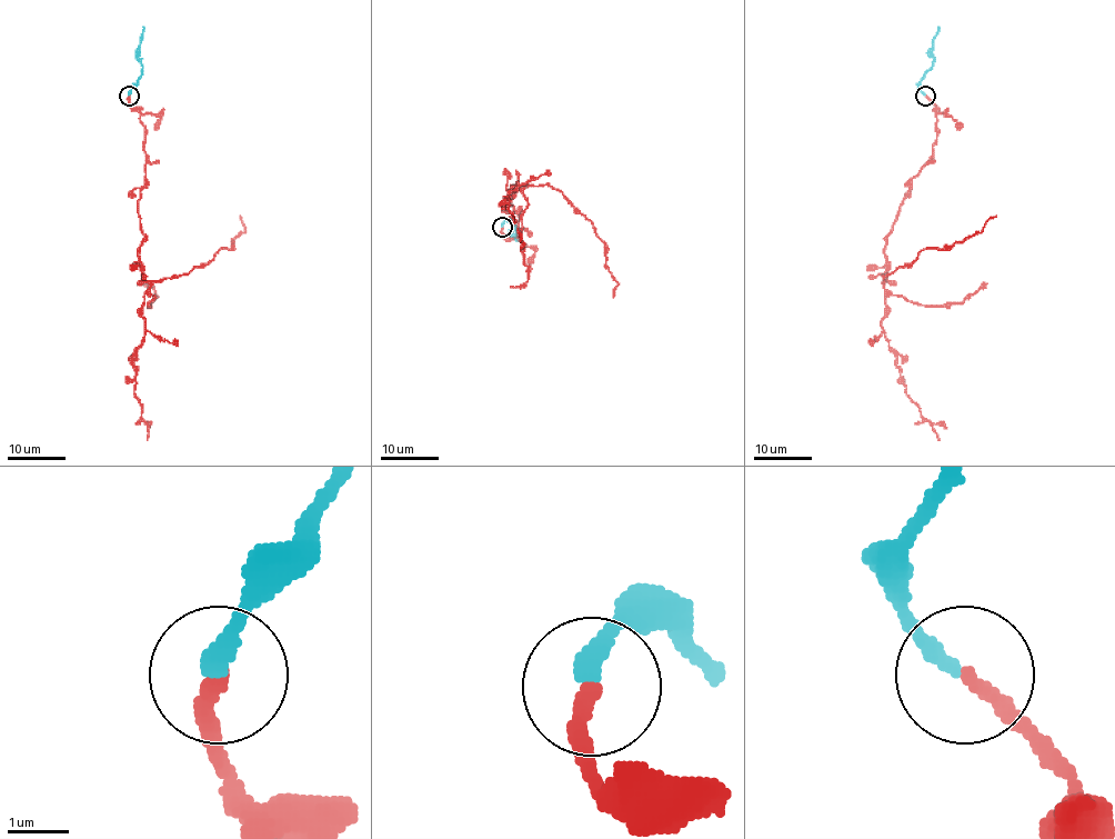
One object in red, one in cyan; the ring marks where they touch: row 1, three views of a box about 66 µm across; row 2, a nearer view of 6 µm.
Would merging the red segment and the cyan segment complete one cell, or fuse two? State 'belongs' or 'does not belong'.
belongs

